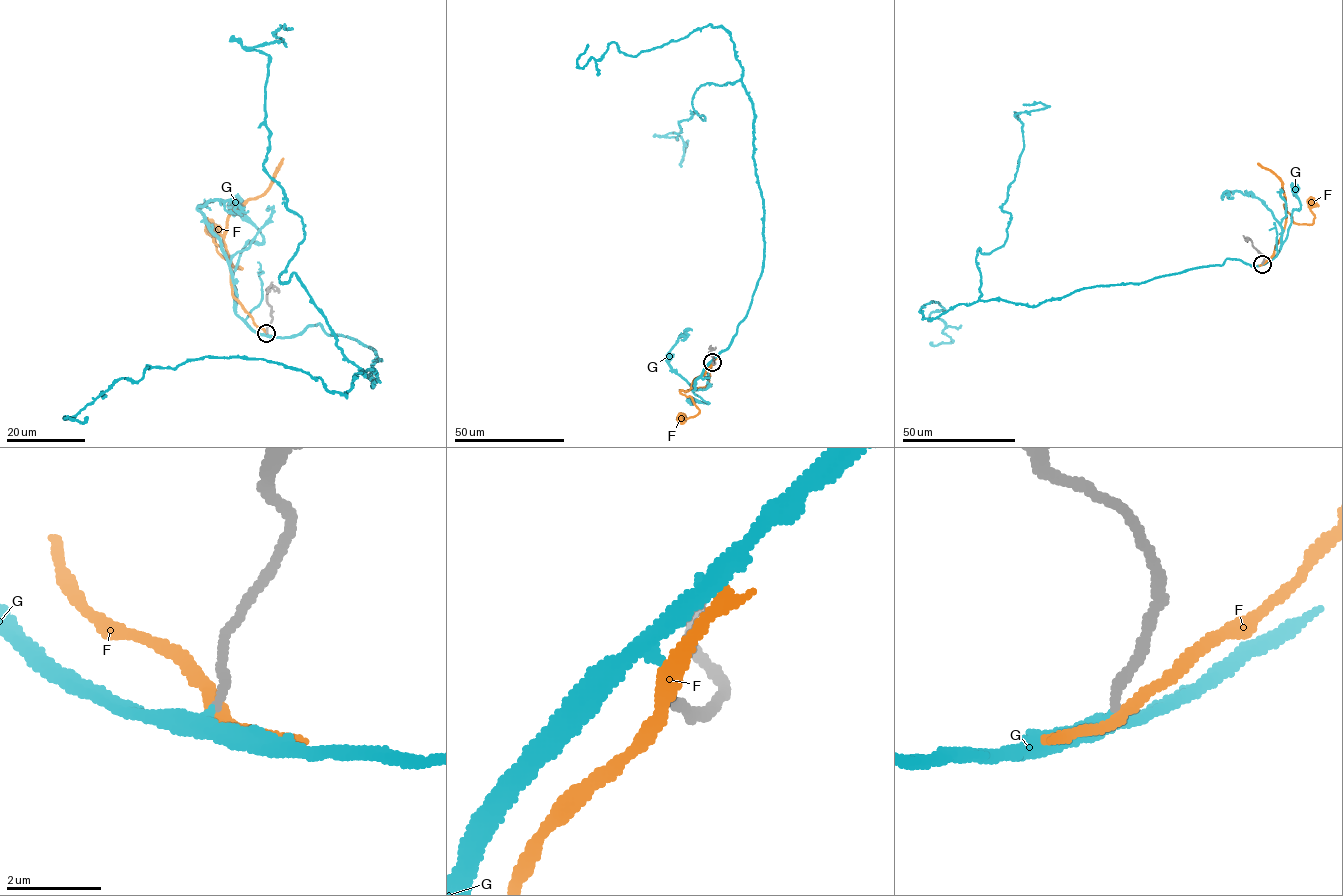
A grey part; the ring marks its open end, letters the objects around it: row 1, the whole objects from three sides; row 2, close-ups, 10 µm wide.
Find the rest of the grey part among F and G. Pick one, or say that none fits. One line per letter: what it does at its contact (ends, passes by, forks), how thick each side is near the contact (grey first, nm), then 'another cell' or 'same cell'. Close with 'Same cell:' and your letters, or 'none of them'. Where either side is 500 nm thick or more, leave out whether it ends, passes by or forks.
F: it passes by | 220/260 nm | another cell
G: it passes by | 220/220 nm | same cell
Same cell: G

